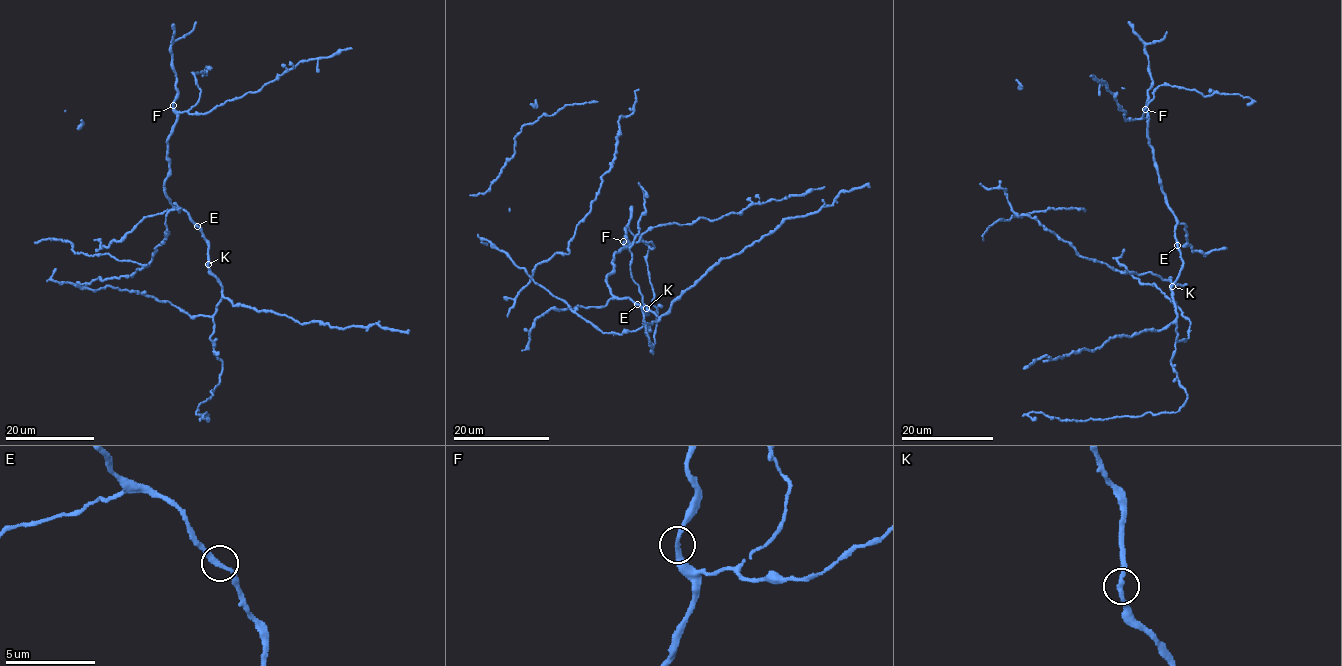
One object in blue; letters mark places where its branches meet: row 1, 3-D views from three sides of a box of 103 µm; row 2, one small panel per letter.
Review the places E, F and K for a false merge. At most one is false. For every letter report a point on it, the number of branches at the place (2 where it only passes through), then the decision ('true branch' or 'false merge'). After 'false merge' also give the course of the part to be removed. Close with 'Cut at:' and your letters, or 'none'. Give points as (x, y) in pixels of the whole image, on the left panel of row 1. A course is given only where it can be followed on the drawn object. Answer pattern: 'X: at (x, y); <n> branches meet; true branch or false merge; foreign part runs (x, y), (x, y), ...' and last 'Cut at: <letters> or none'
E: at (197, 226); 2 branches meet; true branch
F: at (173, 105); 2 branches meet; true branch
K: at (208, 264); 2 branches meet; true branch
Cut at: none

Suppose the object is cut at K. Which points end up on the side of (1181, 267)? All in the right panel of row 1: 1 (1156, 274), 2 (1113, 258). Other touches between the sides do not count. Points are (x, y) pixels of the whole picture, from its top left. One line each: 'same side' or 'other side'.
1: same side
2: other side

